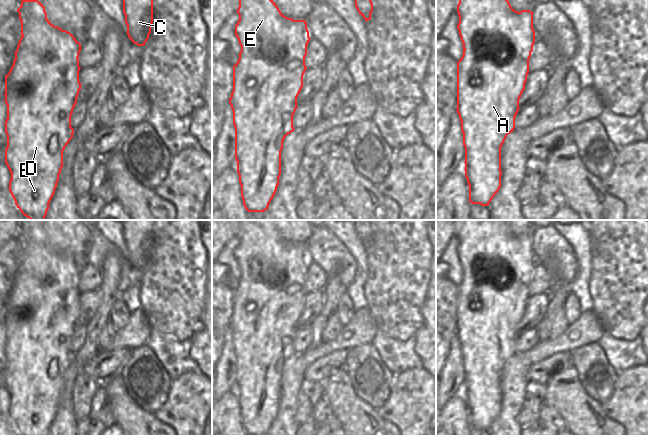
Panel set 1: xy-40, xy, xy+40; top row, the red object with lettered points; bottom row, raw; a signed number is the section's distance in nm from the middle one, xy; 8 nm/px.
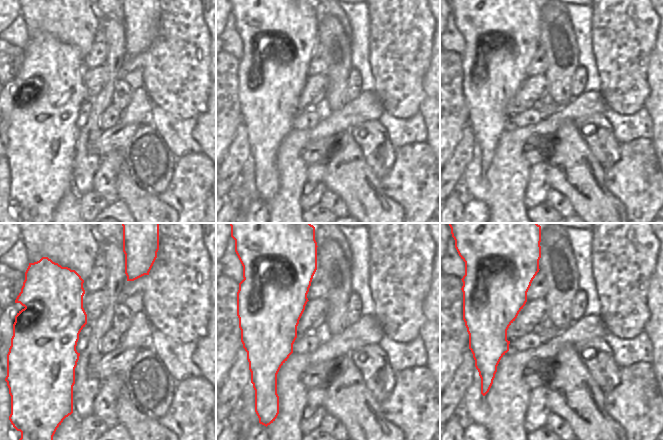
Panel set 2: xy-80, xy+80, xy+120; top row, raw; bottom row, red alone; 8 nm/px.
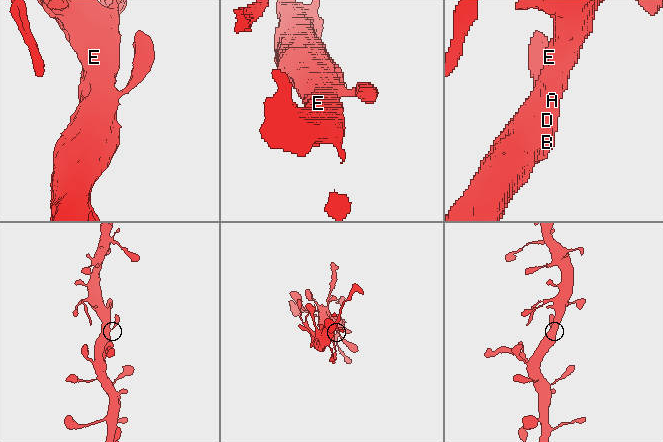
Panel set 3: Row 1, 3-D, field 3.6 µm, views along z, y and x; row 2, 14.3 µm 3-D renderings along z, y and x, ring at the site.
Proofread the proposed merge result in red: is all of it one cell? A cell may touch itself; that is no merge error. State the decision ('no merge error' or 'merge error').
no merge error

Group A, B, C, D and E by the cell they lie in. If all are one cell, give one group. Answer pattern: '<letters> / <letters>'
A B C D E

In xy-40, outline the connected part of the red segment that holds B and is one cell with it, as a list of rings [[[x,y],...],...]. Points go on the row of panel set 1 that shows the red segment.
[[[22,0],[17,12],[21,21],[22,36],[14,53],[13,65],[5,76],[4,96],[7,105],[5,163],[11,173],[9,191],[17,208],[30,220],[45,220],[63,167],[63,151],[73,138],[71,115],[81,89],[79,81],[81,68],[78,58],[81,44],[70,32],[54,26],[47,19],[45,7],[38,0]]]

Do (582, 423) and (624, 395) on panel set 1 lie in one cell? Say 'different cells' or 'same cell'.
different cells

